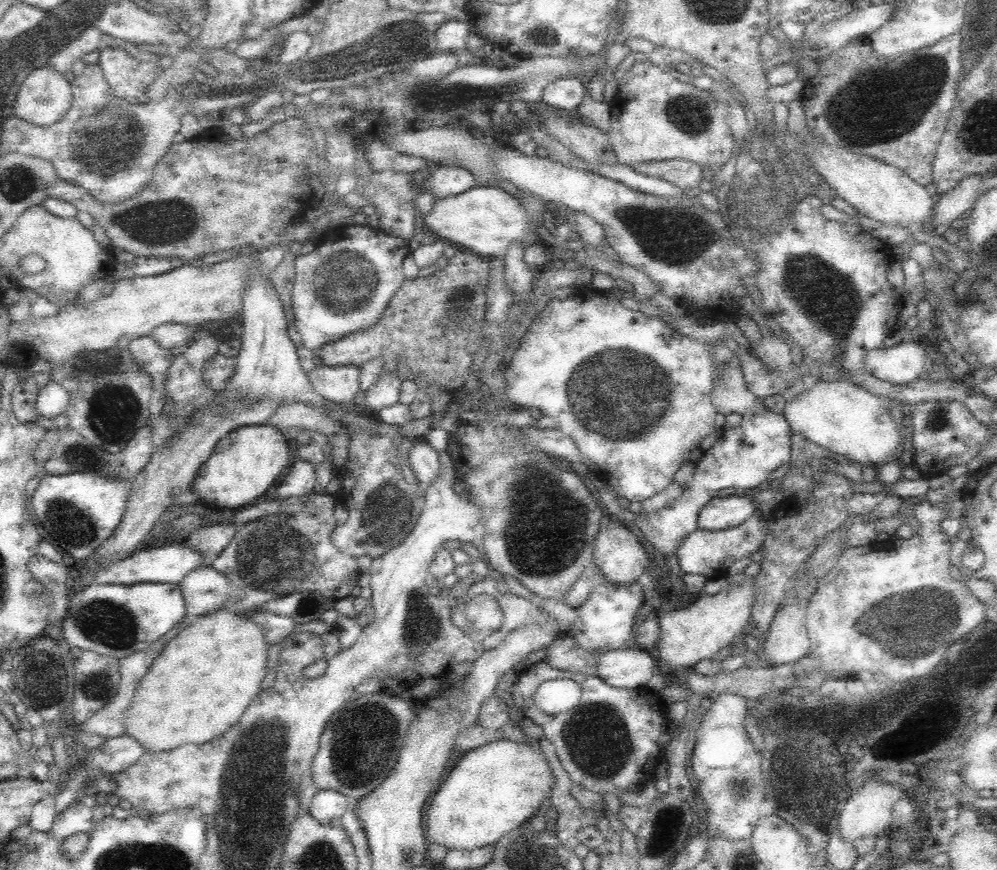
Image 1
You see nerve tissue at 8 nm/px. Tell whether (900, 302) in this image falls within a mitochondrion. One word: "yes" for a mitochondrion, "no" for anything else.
no

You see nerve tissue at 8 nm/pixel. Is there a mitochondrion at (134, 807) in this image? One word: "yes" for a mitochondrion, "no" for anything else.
no

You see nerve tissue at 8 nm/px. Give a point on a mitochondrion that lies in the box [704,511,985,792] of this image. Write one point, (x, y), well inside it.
(913, 620)

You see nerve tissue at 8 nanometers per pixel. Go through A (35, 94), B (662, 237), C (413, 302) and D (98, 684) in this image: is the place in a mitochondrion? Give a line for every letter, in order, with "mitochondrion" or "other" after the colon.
A: other
B: mitochondrion
C: other
D: mitochondrion

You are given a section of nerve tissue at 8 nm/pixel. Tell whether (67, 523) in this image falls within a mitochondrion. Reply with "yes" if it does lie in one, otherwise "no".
yes

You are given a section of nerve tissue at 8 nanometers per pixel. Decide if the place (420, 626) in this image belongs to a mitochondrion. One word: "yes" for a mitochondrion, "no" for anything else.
yes

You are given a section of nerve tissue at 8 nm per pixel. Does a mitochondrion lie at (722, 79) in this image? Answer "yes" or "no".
no

